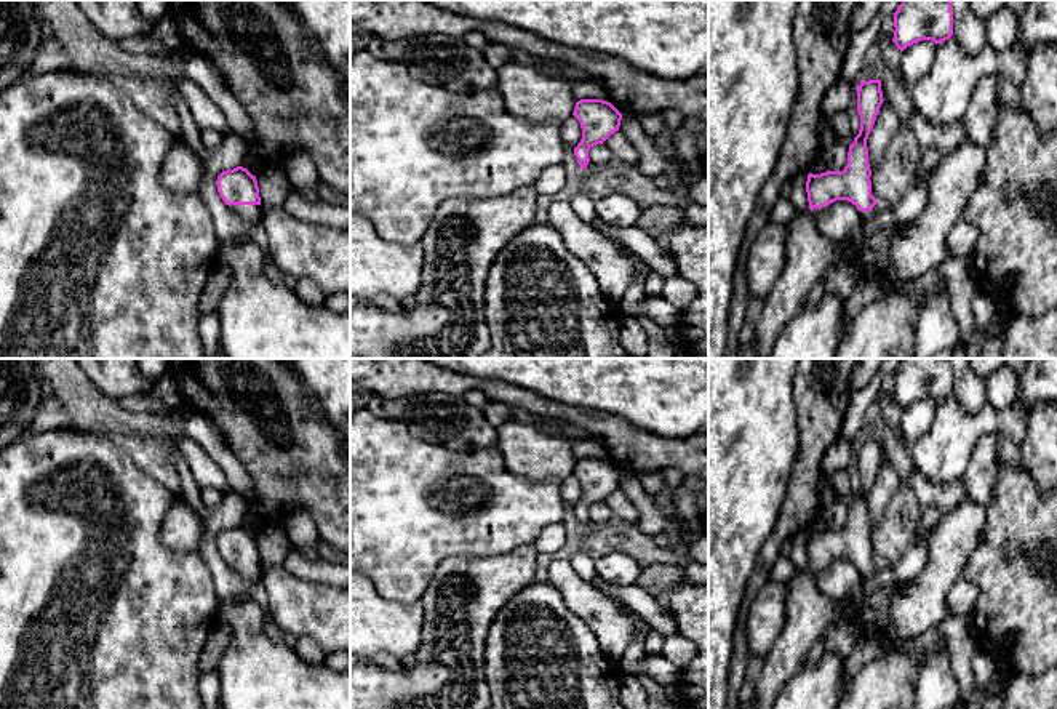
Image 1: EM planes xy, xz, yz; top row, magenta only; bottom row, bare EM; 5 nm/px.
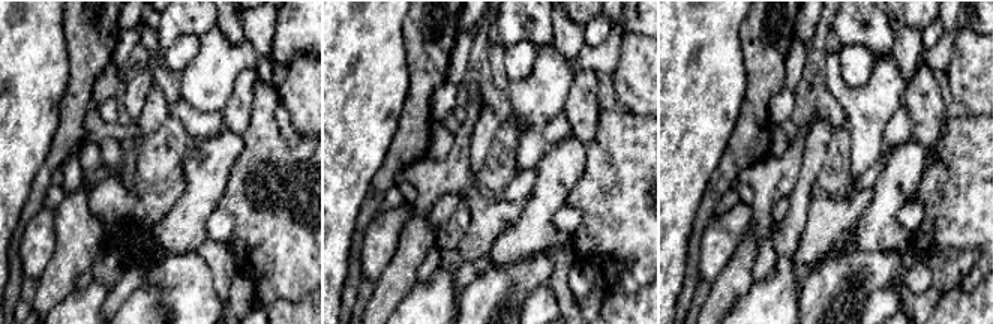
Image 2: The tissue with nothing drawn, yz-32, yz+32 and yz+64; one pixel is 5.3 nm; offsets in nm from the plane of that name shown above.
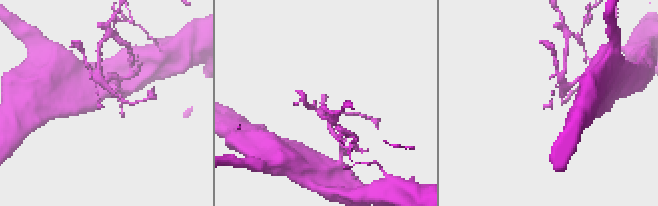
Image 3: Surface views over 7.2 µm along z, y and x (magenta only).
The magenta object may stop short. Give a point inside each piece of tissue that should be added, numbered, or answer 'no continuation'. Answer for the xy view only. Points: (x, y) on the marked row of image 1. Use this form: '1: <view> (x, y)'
1: xy (250, 213)

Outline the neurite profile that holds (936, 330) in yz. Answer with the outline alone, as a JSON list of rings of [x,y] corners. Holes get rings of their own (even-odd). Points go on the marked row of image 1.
[[[929,270],[902,282],[887,282],[884,290],[921,298],[918,315],[913,320],[915,344],[911,359],[934,359],[939,352],[948,350],[961,341],[948,293],[939,288],[939,282],[937,270]]]

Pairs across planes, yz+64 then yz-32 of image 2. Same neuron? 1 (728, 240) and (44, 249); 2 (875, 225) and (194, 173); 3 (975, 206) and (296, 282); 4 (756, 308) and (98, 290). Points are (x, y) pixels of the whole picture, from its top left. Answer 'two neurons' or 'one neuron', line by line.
1: one neuron
2: one neuron
3: one neuron
4: one neuron

